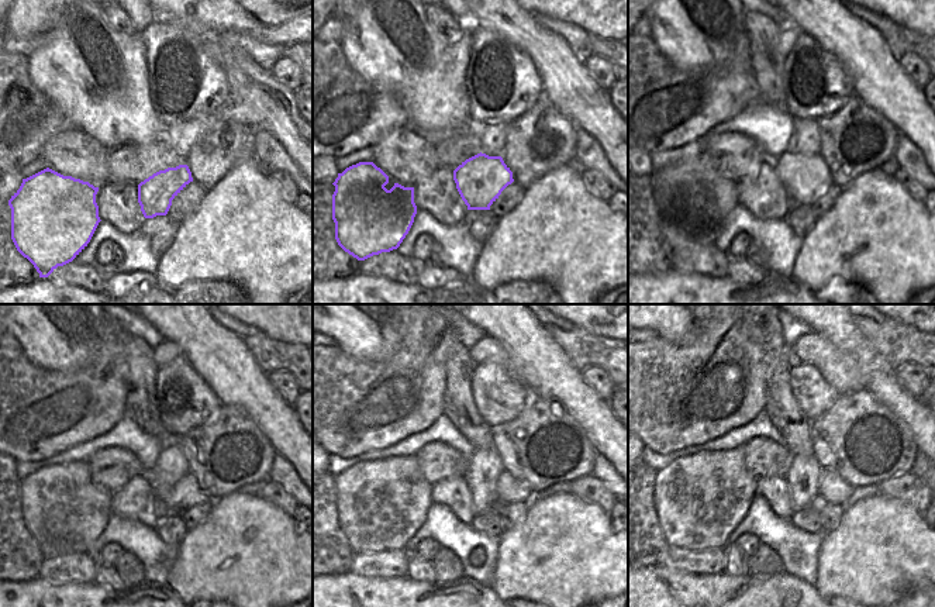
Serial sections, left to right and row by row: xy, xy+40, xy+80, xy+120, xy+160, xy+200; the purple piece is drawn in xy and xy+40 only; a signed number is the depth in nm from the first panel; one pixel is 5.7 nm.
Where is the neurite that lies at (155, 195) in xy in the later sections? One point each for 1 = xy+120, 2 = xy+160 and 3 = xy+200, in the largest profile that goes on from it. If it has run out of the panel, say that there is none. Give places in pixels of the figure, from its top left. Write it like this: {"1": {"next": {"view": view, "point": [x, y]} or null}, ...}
{"1": {"next": {"view": "xy+120", "point": [183, 495]}}, "2": {"next": {"view": "xy+160", "point": [503, 495]}}, "3": {"next": {"view": "xy+200", "point": [821, 492]}}}

